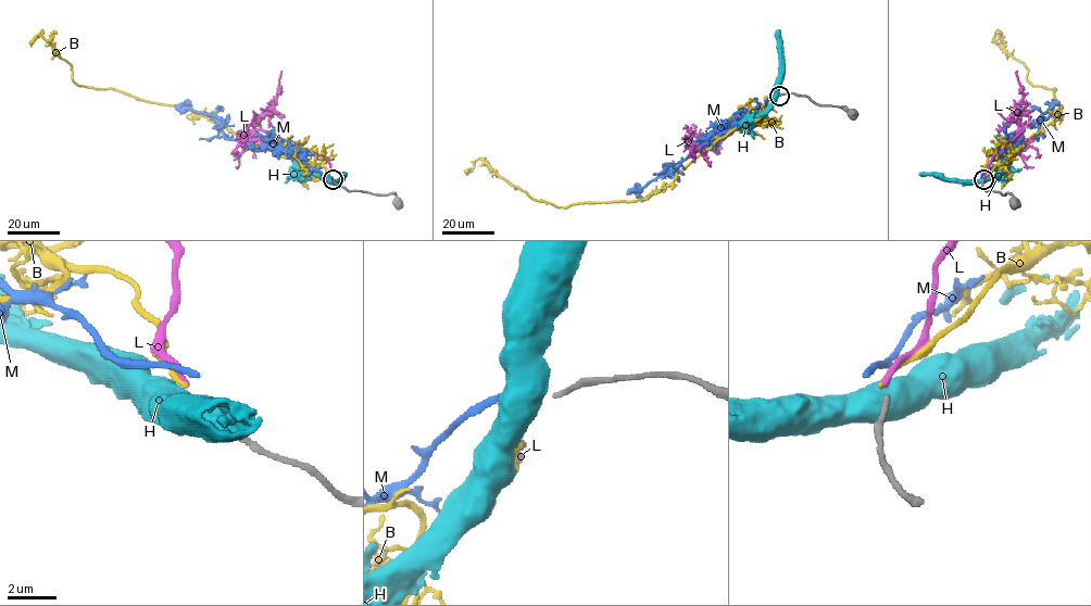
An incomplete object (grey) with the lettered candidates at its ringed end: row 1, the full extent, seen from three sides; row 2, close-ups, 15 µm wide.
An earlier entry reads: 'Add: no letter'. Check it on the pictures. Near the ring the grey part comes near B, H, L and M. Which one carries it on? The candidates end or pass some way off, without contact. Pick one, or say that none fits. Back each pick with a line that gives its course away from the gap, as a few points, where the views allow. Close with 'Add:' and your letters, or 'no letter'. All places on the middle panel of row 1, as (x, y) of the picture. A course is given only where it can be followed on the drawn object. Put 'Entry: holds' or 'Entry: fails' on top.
Entry: holds
Add: no letter

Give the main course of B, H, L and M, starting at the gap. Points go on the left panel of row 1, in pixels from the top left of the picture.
B: (330, 178), (324, 166), (281, 156), (188, 109), (111, 88), (78, 86), (72, 66), (41, 30), (30, 46)
H: (331, 179), (339, 180), (345, 173)
L: (331, 178), (328, 161), (323, 155), (314, 155), (264, 130), (258, 124), (253, 142), (238, 155), (238, 166)
M: (333, 178), (325, 176), (296, 156), (270, 149), (250, 149), (228, 139), (216, 117), (175, 106)

